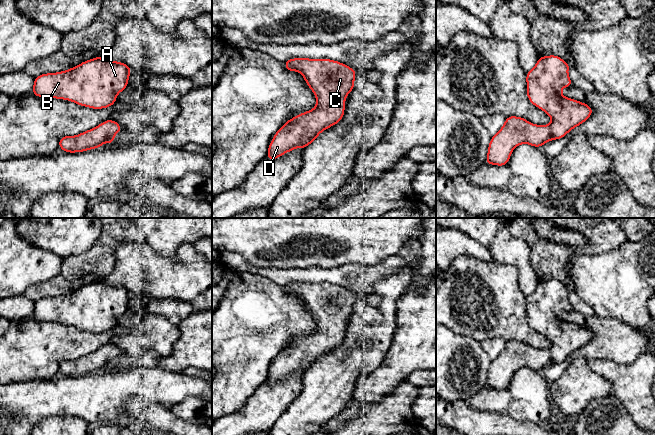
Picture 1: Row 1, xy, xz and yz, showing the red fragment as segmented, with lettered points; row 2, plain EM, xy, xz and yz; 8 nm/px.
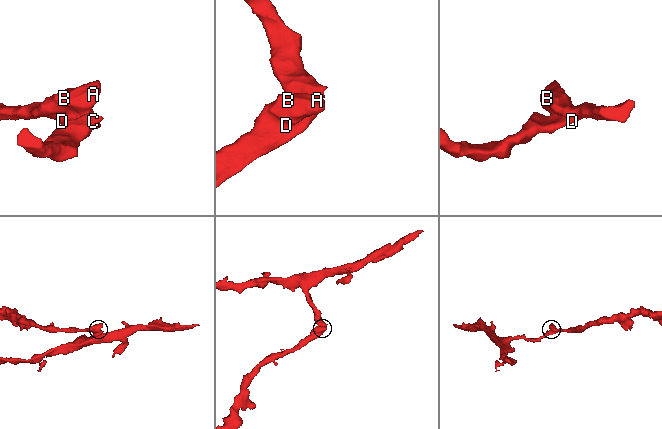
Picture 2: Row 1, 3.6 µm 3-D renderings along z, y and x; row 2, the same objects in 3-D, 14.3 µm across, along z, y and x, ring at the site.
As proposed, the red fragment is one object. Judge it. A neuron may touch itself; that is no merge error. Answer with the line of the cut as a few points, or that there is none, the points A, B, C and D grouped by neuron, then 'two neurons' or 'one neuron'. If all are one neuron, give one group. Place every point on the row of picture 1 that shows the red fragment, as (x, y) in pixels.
no cut | A B C D | one neuron

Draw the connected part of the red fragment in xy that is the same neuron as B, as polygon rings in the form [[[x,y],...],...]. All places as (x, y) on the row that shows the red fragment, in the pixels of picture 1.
[[[95,57],[66,71],[38,75],[31,92],[37,97],[70,100],[81,106],[103,109],[116,102],[117,95],[129,84],[131,71],[125,63]]]

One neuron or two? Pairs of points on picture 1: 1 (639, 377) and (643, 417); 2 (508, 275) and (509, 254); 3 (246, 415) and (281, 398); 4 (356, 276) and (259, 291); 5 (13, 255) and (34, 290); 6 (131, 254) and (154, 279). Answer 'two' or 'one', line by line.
1: one
2: two
3: one
4: two
5: two
6: one

